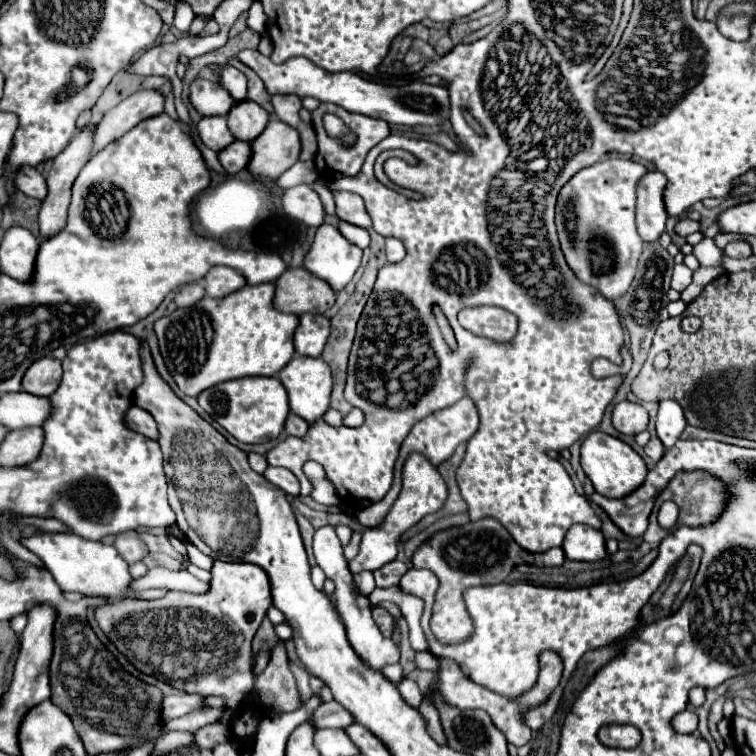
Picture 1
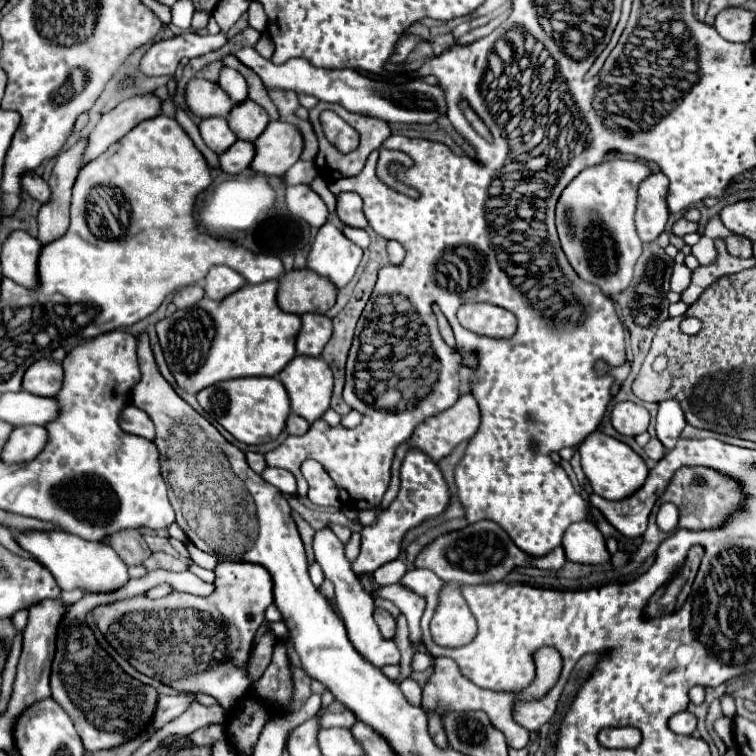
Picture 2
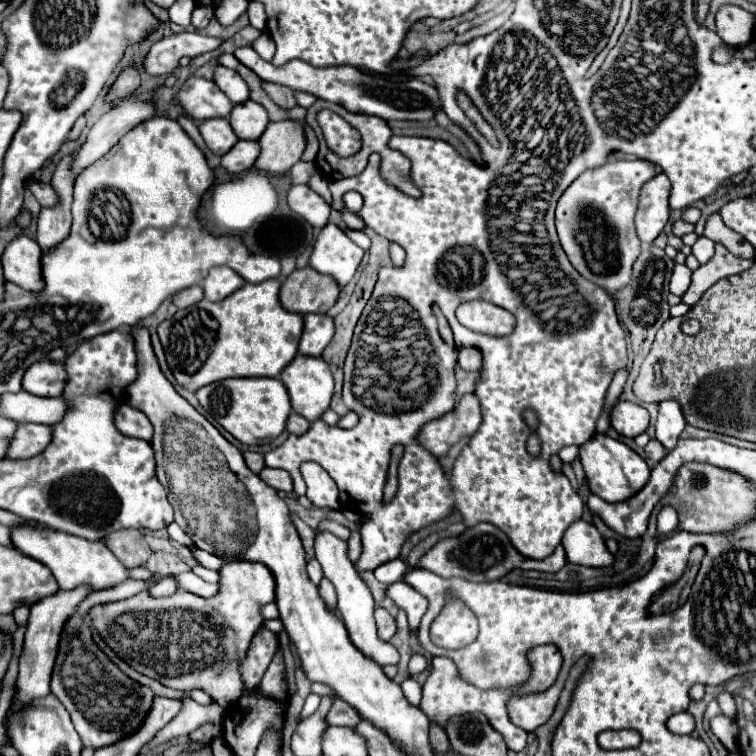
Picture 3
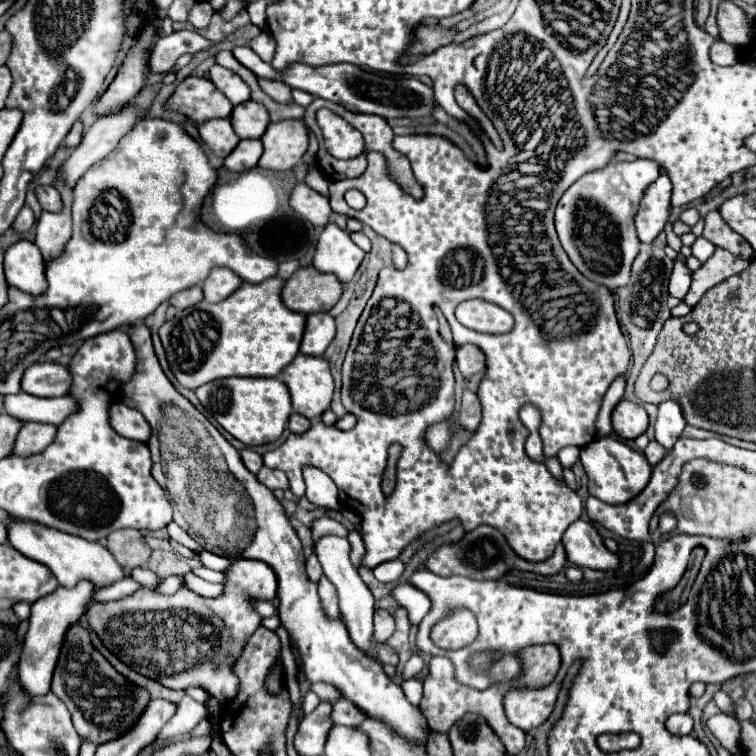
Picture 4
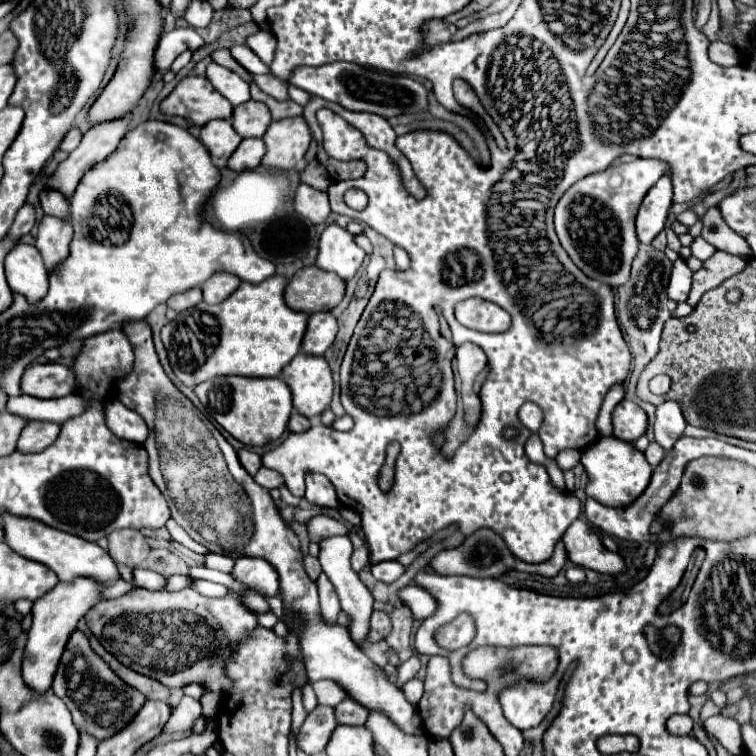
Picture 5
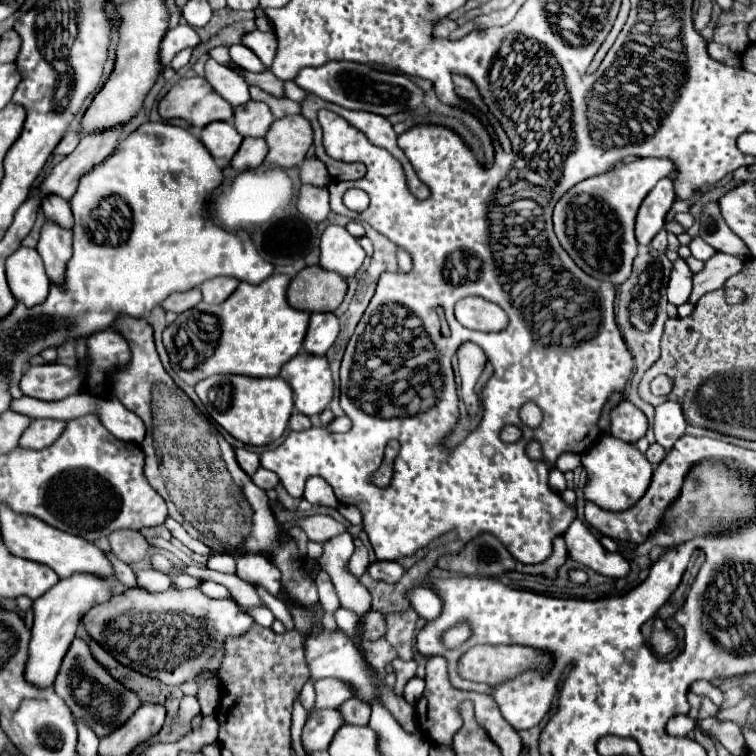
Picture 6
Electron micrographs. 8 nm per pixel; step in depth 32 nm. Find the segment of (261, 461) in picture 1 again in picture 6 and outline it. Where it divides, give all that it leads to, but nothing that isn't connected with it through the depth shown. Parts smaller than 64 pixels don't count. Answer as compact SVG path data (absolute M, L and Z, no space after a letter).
M236 448L234 452L236 452L236 460L238 460L240 468L242 468L248 476L252 476L252 474L260 468L260 458L258 458L258 454L254 454L254 452L246 450L246 448Z

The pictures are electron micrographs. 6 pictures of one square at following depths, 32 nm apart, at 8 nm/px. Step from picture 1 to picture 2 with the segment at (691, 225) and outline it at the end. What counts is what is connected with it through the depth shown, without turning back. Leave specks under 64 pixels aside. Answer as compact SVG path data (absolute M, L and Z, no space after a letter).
M680 218L680 220L674 224L672 232L674 232L676 236L686 236L686 234L690 234L690 232L696 232L696 228L698 228L696 222L688 222L688 220Z

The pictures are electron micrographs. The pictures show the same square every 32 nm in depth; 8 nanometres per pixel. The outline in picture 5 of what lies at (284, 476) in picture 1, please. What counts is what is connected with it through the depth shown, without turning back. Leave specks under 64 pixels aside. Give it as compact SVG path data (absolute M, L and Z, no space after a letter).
M260 468L260 470L254 474L254 480L256 480L258 484L262 484L262 488L266 488L266 490L272 490L272 488L282 486L280 474L276 474L274 470L268 470L268 468Z

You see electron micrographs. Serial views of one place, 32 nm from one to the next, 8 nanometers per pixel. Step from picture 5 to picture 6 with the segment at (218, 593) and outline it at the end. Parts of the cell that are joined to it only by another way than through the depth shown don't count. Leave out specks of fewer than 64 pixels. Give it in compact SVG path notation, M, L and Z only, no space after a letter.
M204 582L204 584L200 584L200 592L204 592L210 598L226 598L226 600L232 598L230 590L226 586L222 586L222 584L216 584L216 582Z

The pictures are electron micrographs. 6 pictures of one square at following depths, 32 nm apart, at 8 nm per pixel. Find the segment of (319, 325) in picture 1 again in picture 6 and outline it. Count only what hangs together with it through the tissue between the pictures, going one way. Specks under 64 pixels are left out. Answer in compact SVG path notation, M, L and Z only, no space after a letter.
M316 312L310 316L310 326L304 338L304 352L324 356L340 332L340 322L334 314Z

